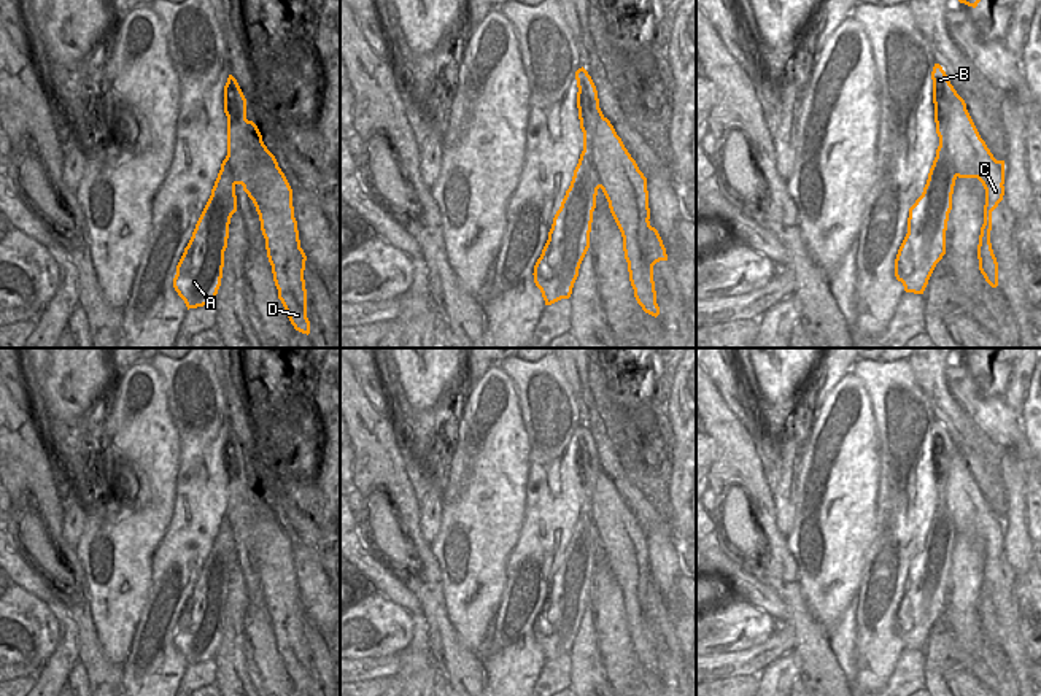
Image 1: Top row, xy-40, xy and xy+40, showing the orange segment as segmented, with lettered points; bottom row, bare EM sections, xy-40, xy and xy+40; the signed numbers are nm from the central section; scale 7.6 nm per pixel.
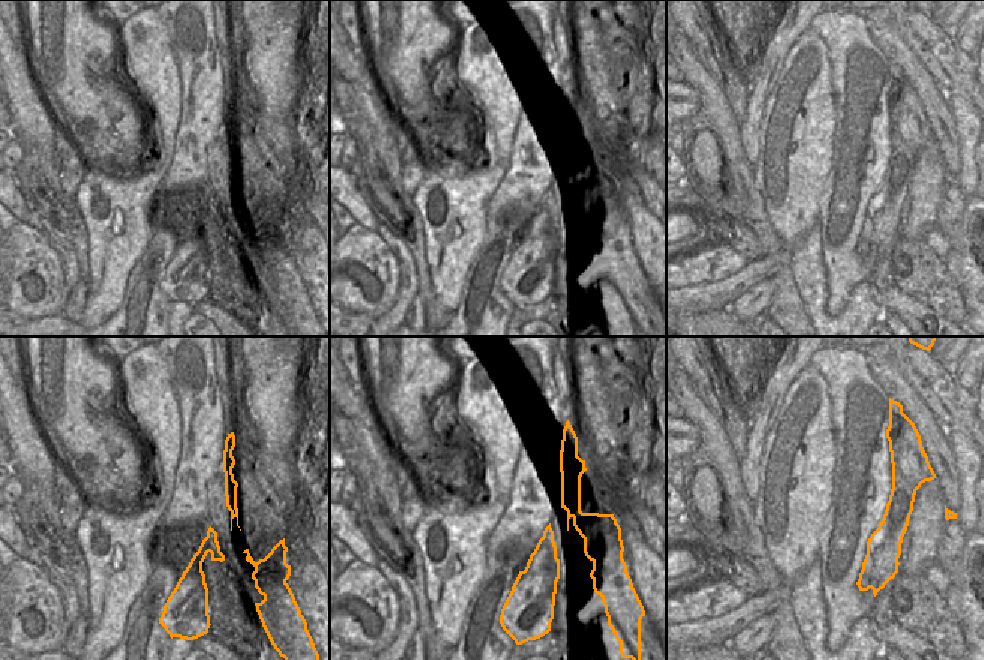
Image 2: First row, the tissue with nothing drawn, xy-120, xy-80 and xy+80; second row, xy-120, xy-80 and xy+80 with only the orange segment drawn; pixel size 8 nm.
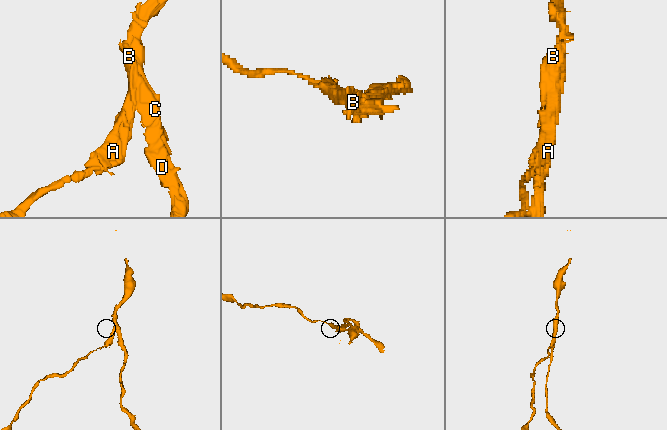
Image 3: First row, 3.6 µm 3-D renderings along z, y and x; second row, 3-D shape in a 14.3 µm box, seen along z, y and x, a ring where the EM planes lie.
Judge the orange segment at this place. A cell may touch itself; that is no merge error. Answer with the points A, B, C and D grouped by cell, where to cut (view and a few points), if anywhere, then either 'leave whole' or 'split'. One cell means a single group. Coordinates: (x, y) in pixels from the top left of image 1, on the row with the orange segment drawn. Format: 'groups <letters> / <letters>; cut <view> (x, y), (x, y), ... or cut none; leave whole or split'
groups A / B C D; cut xy (584, 145), (592, 150), (592, 162), (601, 186); split

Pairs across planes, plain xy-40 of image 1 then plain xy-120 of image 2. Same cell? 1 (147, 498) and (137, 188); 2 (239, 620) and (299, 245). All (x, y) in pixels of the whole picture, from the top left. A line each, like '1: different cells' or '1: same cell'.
1: same cell
2: different cells

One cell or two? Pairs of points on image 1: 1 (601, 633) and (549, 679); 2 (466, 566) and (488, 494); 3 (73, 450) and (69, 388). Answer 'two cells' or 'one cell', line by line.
1: two cells
2: one cell
3: one cell

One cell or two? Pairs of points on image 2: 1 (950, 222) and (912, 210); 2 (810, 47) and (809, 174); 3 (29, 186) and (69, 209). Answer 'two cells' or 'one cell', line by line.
1: one cell
2: one cell
3: two cells

